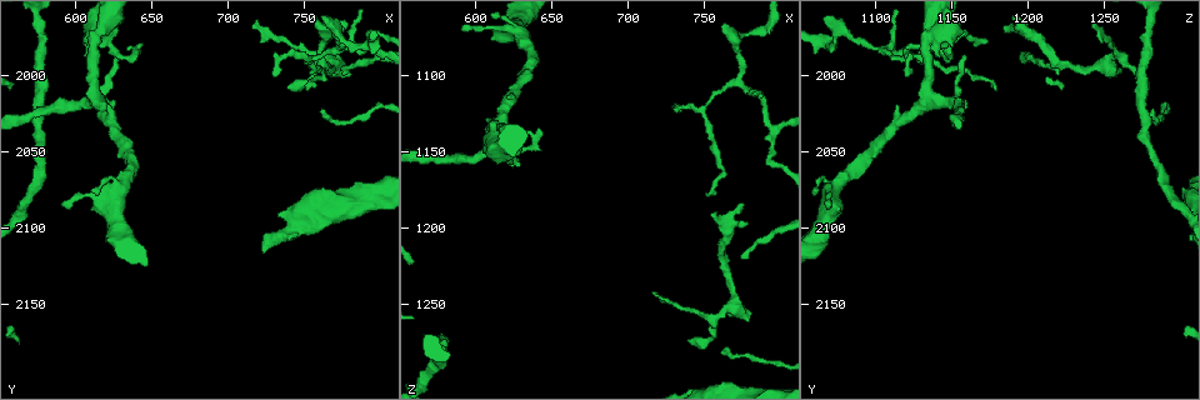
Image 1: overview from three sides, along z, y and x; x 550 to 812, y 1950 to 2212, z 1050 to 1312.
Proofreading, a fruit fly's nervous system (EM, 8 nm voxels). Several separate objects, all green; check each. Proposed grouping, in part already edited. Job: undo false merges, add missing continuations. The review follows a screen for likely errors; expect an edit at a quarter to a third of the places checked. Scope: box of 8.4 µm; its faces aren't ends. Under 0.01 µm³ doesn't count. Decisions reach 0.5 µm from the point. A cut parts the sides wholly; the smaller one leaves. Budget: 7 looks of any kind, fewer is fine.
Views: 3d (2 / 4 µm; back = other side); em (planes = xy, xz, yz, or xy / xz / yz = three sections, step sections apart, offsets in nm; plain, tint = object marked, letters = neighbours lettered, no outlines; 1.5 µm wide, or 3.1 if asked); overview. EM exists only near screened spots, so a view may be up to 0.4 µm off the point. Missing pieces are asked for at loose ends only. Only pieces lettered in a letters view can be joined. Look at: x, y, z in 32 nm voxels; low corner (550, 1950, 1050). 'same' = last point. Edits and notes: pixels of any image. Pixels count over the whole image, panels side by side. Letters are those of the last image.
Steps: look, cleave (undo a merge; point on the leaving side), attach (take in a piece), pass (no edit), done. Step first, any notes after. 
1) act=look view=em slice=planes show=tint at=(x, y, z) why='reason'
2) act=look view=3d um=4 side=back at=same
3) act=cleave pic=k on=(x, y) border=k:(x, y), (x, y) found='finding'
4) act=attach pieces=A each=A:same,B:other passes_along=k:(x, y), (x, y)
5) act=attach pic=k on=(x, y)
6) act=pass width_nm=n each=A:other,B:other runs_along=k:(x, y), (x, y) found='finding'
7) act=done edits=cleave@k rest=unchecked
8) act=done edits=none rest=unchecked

act=look view=em slice=xy step=4 show=tint at=(728, 2000, 1120) why='branch stops here'

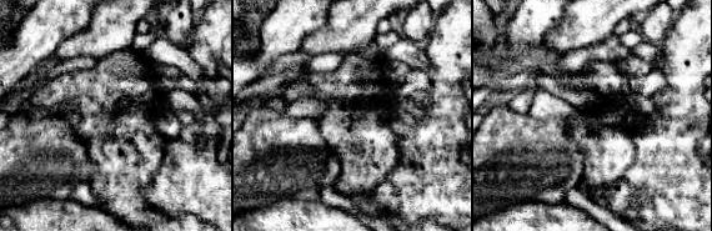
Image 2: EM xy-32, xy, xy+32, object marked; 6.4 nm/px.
act=look view=em slice=yz step=4 show=letters at=same

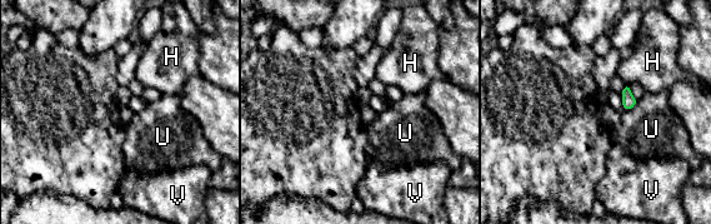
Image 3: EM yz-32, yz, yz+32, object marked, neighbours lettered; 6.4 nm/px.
act=pass width_nm=90 each=H:other,U:other,V:other border=3:(639, 100), (630, 109), (624, 110) found='no lettered piece goes on from it'

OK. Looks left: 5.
act=look view=3d um=2 at=(752, 2010, 1178) why='an open end'

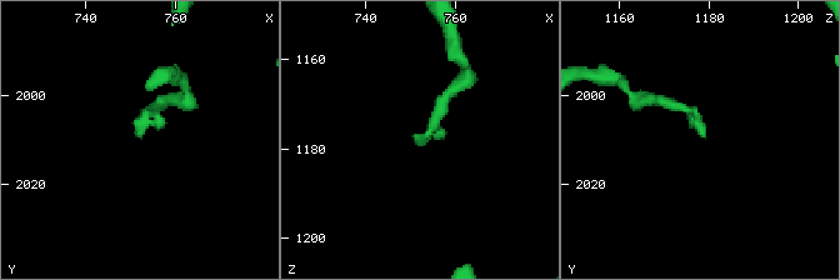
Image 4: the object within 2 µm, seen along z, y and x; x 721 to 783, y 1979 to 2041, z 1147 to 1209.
act=look view=em slice=xy step=4 show=letters at=(752, 2009, 1180)

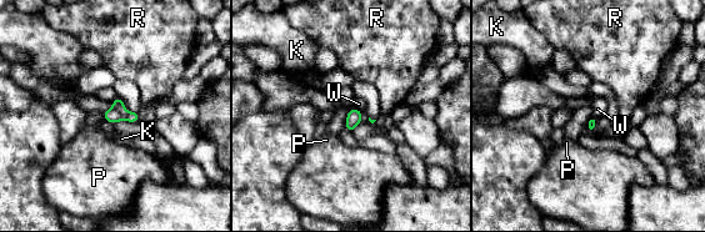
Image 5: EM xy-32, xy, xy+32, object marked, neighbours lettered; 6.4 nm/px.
act=look view=em slice=planes show=letters at=same

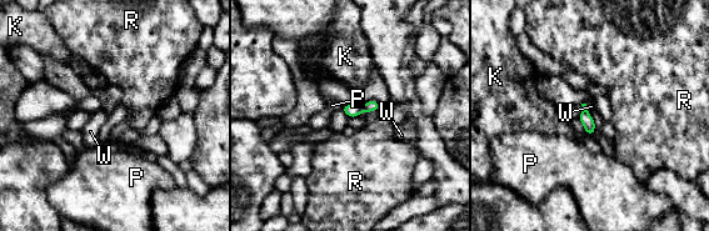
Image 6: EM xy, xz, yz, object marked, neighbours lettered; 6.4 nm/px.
act=pass width_nm=80 each=K:other,P:other,R:other,W:other found='no lettered piece goes on from it'

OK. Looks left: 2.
act=done edits=none rest=unchecked

